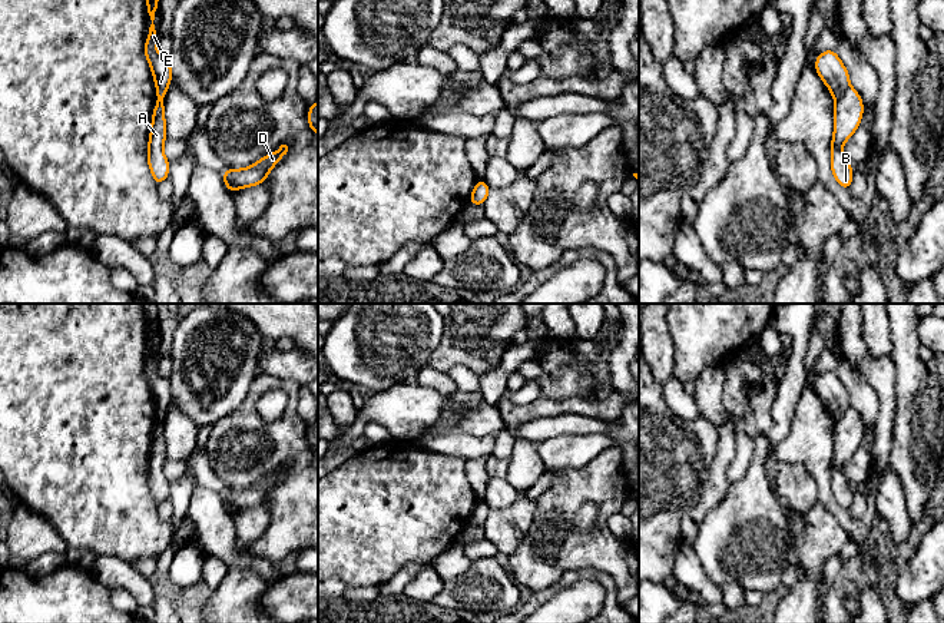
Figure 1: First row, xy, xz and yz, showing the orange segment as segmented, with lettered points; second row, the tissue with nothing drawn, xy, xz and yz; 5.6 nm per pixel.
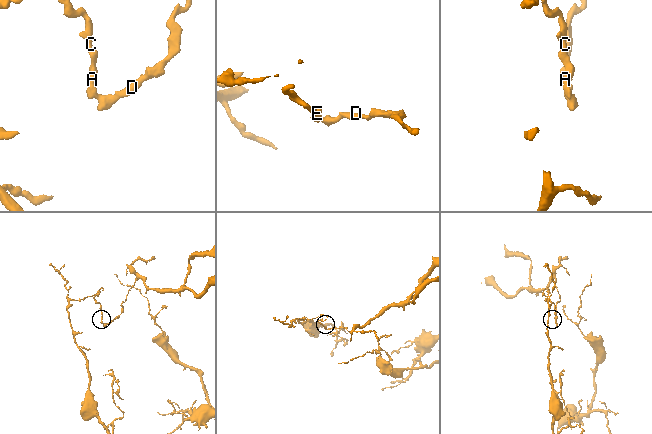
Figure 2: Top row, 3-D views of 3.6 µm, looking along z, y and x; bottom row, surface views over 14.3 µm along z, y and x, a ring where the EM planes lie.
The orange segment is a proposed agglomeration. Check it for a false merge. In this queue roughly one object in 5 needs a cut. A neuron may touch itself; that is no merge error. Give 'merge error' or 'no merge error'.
merge error

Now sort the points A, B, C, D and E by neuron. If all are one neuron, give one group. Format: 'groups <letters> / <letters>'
groups A B D / C E

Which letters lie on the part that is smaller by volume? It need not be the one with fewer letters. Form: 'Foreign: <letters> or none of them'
Foreign: A, B, D

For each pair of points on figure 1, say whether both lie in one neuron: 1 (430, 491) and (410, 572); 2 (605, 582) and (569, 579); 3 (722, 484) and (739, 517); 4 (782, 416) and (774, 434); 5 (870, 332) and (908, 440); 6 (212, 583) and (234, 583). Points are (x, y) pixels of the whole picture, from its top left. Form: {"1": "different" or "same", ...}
{"1": "different", "2": "same", "3": "different", "4": "same", "5": "different", "6": "different"}

